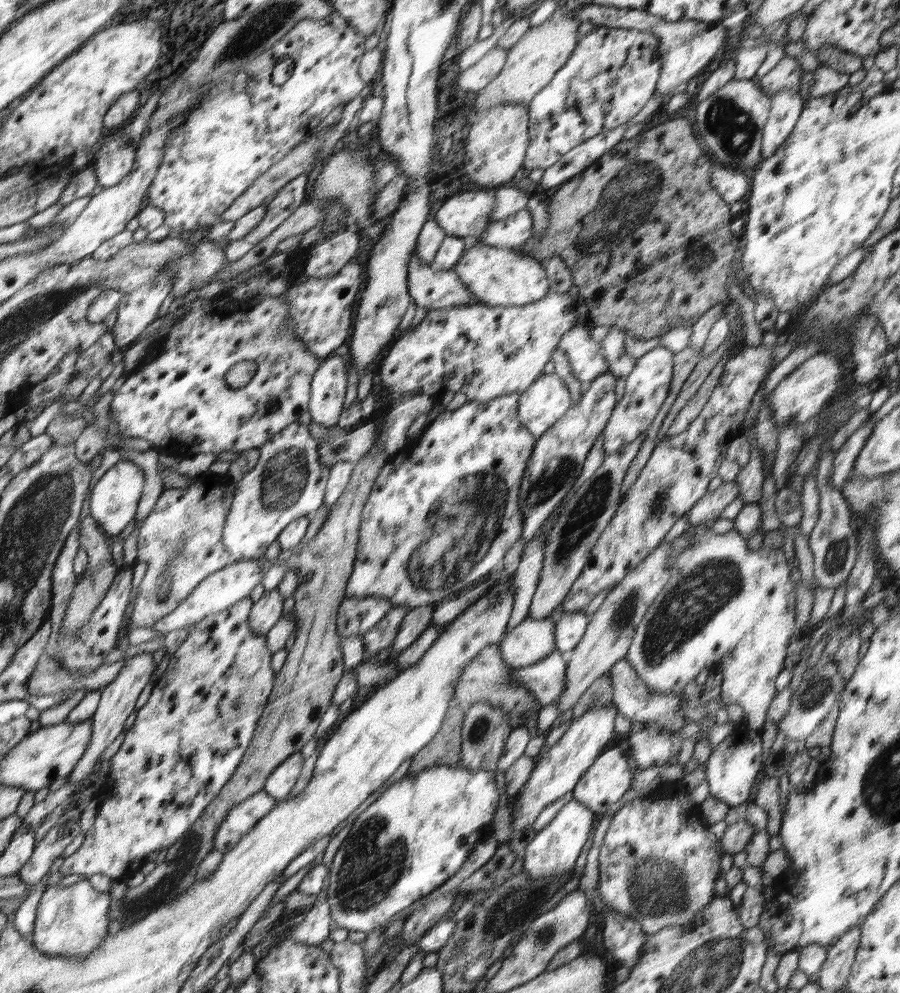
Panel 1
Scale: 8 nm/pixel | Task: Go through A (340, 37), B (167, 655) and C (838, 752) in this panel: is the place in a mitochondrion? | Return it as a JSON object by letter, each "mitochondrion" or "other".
{"A":"other","B":"other","C":"other"}

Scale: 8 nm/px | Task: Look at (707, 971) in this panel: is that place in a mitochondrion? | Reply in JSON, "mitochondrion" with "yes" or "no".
{"mitochondrion":"yes"}

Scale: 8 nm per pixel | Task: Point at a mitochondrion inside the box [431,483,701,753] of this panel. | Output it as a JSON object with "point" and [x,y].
{"point":[623,614]}

